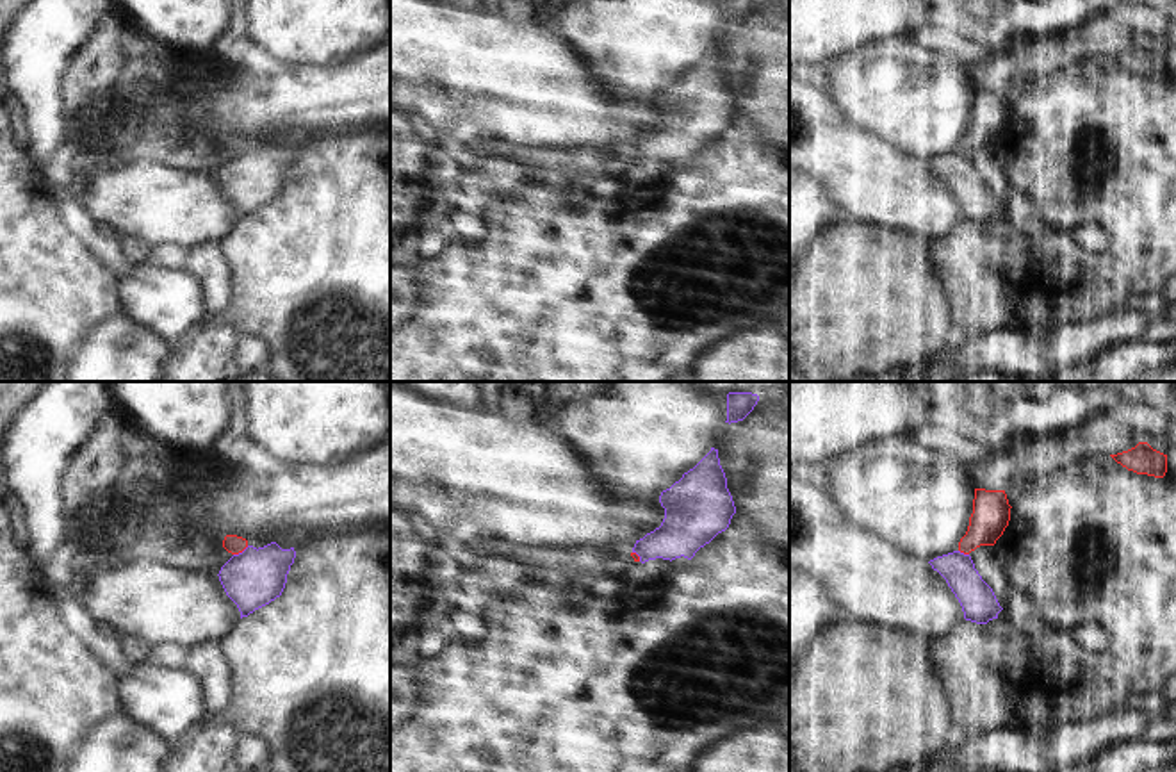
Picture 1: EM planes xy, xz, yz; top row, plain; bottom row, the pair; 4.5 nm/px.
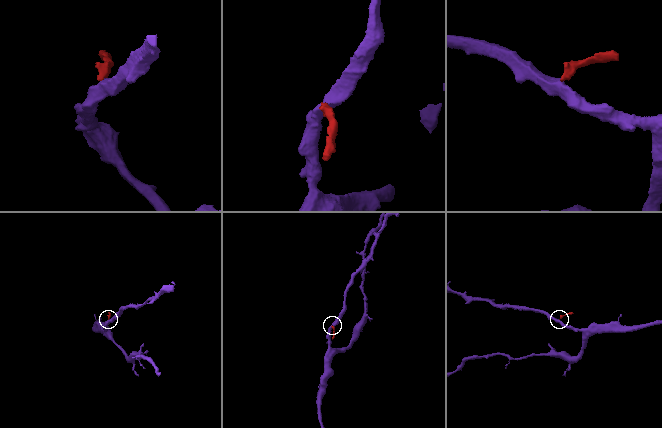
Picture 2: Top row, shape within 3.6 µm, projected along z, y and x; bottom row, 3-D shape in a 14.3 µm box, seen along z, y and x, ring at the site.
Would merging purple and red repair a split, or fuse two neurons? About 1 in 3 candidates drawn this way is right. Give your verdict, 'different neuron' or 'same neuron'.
different neuron

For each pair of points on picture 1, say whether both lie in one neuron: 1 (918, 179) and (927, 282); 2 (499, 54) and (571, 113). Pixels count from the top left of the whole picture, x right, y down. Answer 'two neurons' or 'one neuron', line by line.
1: two neurons
2: one neuron

